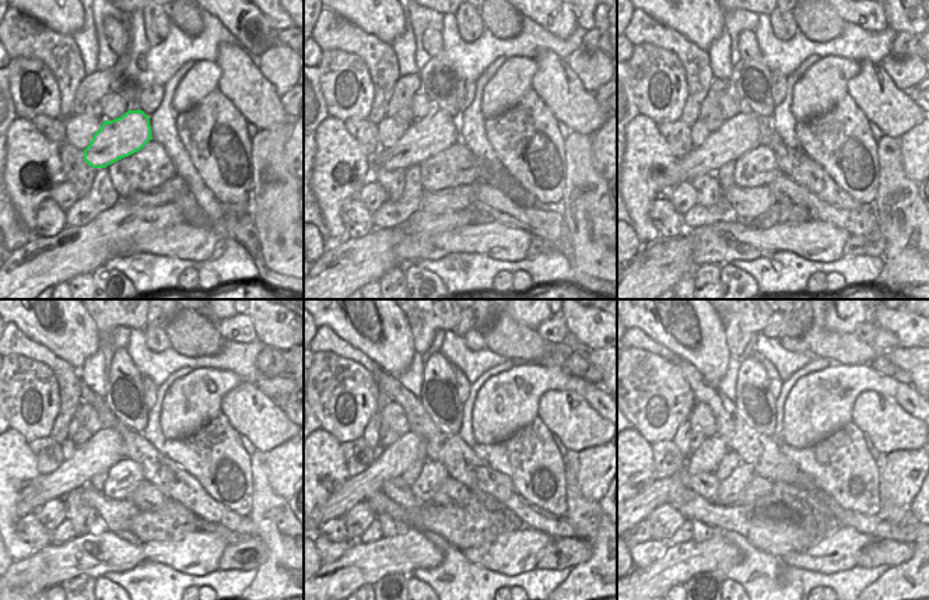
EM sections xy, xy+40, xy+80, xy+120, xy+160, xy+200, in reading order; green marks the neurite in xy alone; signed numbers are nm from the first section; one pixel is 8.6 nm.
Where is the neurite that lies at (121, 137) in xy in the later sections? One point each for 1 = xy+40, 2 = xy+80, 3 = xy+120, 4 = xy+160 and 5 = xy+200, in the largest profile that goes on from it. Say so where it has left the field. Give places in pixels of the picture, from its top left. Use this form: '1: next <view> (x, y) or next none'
1: next xy+40 (426, 137)
2: next xy+80 (738, 134)
3: next xy+120 (105, 448)
4: next xy+160 (396, 458)
5: next xy+200 (659, 493)

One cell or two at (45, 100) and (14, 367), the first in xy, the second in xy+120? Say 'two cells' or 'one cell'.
one cell

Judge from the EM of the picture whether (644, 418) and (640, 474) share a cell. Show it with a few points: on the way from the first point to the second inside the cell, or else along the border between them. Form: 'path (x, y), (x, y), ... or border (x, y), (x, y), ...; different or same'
border (633, 427), (651, 445); different

